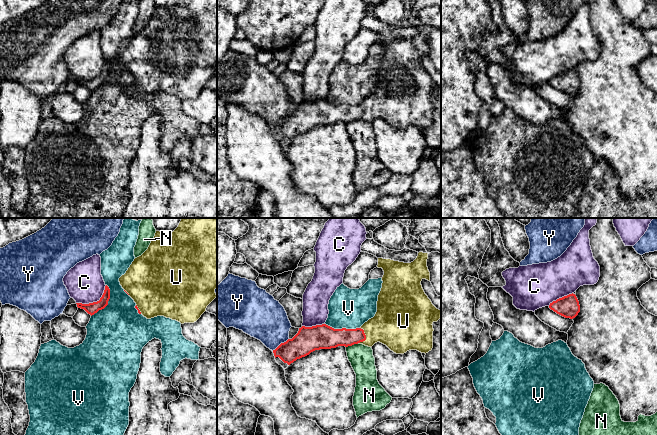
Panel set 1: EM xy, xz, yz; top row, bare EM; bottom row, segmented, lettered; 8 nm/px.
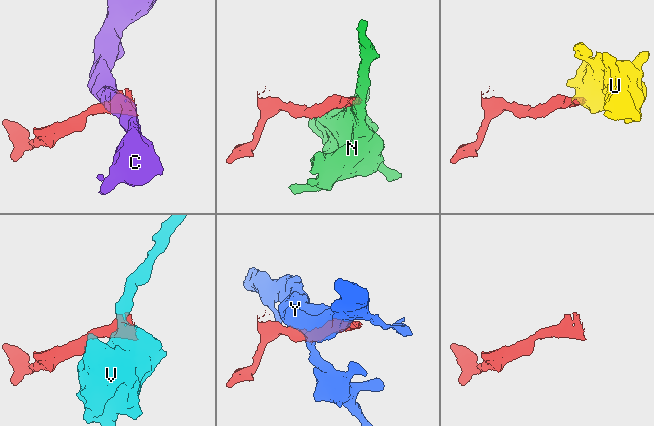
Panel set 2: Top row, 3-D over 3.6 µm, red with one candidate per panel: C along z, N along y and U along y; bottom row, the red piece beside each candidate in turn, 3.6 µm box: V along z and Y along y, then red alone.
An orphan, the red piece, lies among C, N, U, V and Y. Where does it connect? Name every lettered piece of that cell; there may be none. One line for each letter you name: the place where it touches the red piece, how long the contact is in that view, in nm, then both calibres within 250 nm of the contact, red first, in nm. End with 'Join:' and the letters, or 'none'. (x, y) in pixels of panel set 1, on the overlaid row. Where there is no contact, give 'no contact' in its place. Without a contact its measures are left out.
U: meets red in xz at (365, 336); contact 140 nm long; 140 nm thick on the red side, 360 nm on the other
Join: U

